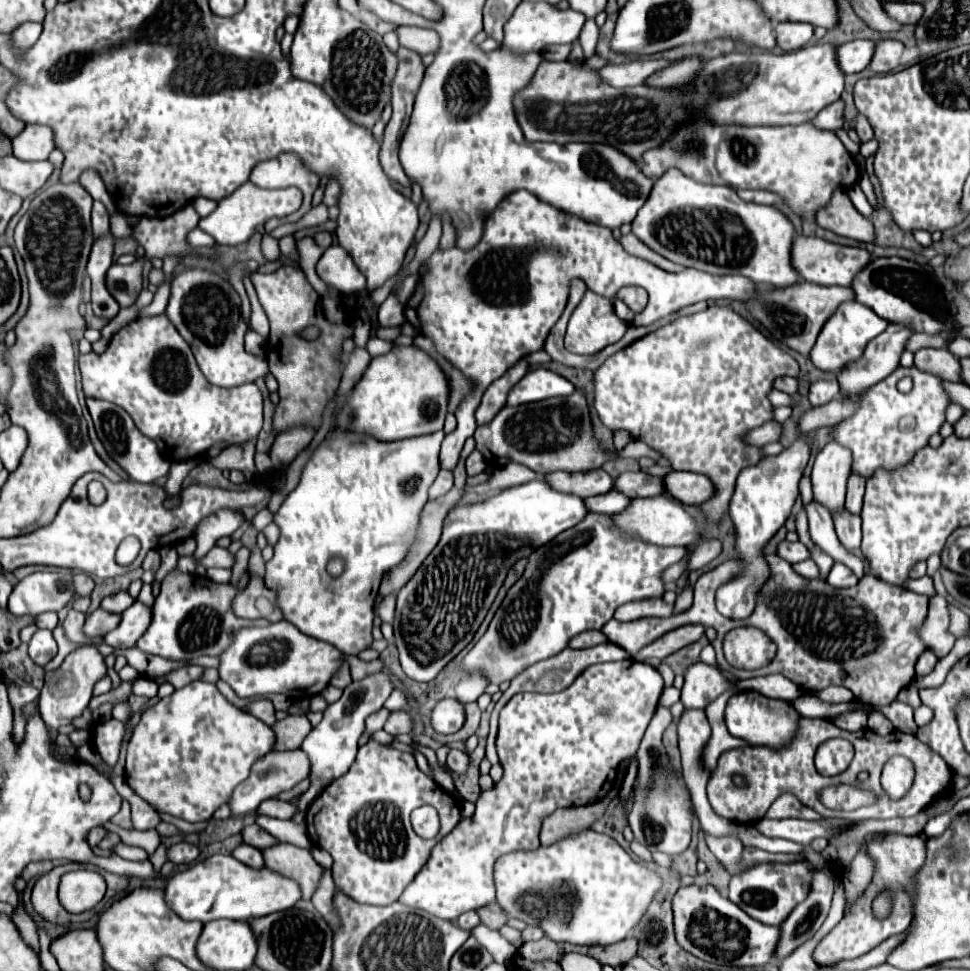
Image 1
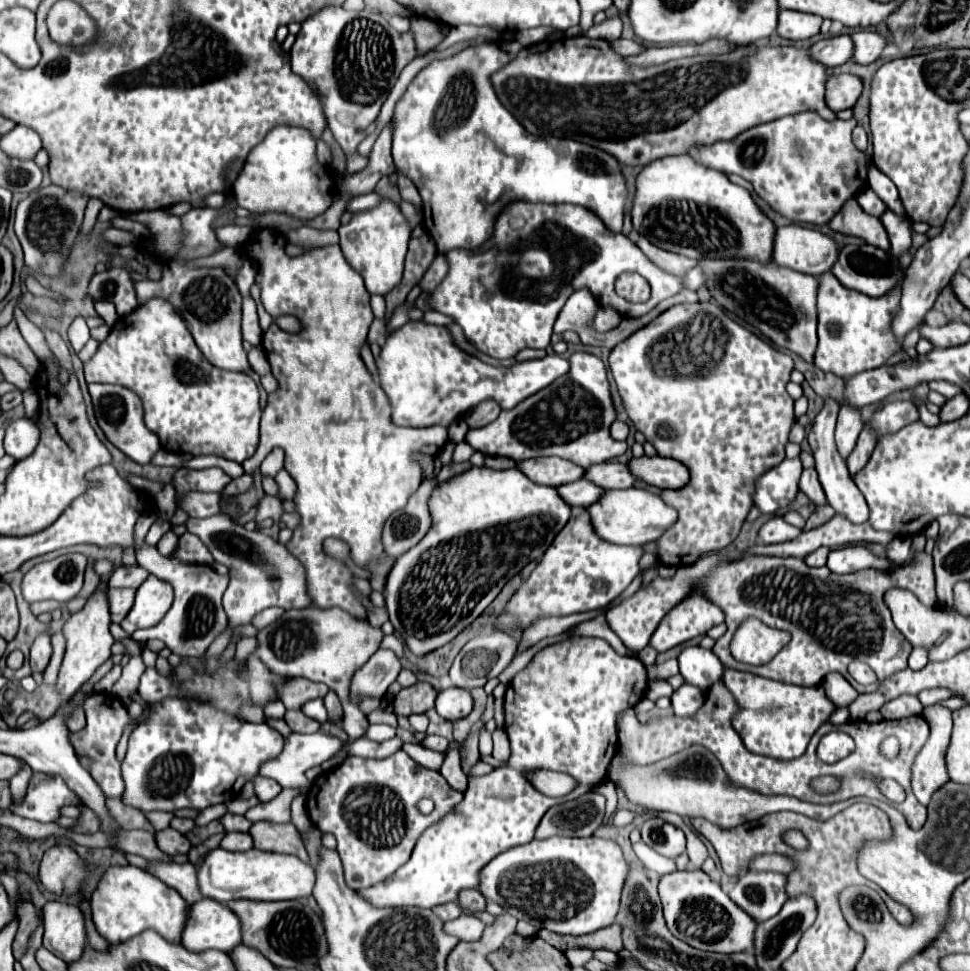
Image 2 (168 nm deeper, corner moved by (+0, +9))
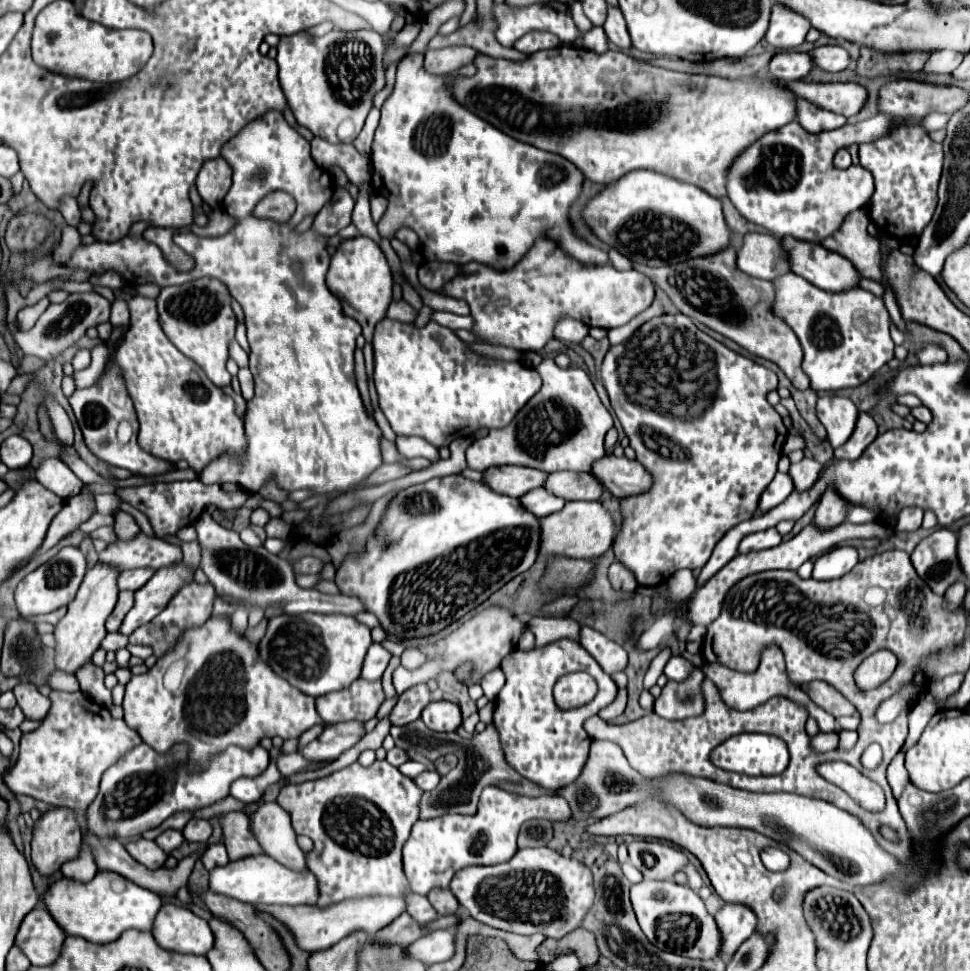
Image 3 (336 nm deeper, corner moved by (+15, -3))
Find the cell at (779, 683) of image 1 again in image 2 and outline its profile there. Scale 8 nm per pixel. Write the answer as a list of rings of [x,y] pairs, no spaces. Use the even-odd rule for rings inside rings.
[[[685,647],[679,655],[681,675],[687,683],[707,689],[723,677],[723,663],[711,649],[703,647]]]

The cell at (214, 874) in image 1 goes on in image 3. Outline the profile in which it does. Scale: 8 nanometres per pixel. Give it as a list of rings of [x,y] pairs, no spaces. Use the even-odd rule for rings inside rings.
[[[254,855],[248,859],[240,859],[240,861],[230,861],[224,867],[214,867],[208,875],[208,889],[212,893],[226,895],[226,897],[238,899],[242,903],[250,903],[250,905],[312,905],[312,903],[316,903],[316,879],[314,879],[314,875],[310,871],[308,871],[308,875],[300,875],[300,873],[280,865],[278,861],[274,861],[268,855]]]

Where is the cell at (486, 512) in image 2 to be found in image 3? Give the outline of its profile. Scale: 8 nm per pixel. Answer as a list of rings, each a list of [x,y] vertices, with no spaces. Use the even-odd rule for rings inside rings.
[[[464,475],[430,479],[402,489],[392,499],[380,523],[384,523],[380,541],[366,543],[368,555],[364,555],[364,559],[348,559],[348,563],[344,563],[344,567],[336,571],[336,585],[342,595],[358,597],[364,609],[378,617],[384,633],[396,641],[430,637],[462,619],[510,579],[530,569],[540,553],[542,541],[540,519],[526,511],[518,499],[500,495],[486,483],[470,481]],[[382,543],[388,547],[384,547],[380,555]]]

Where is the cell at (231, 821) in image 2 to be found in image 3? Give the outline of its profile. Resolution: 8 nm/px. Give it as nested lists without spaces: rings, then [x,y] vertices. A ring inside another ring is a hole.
[[[190,819],[188,825],[182,829],[182,833],[188,841],[206,843],[212,837],[212,825],[210,821],[204,821],[204,819]]]

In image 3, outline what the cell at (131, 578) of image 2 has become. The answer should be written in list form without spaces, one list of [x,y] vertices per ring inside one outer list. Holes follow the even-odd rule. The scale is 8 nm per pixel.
[[[132,569],[132,571],[122,571],[118,575],[118,589],[120,591],[138,591],[140,587],[146,585],[146,581],[154,575],[154,571],[148,569]]]

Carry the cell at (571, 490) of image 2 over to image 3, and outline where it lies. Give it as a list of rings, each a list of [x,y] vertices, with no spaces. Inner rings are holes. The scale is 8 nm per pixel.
[[[542,487],[540,491],[528,491],[528,495],[522,495],[520,503],[524,503],[524,507],[528,507],[528,511],[532,511],[536,517],[548,517],[562,511],[562,507],[566,505],[564,499],[548,493]]]

